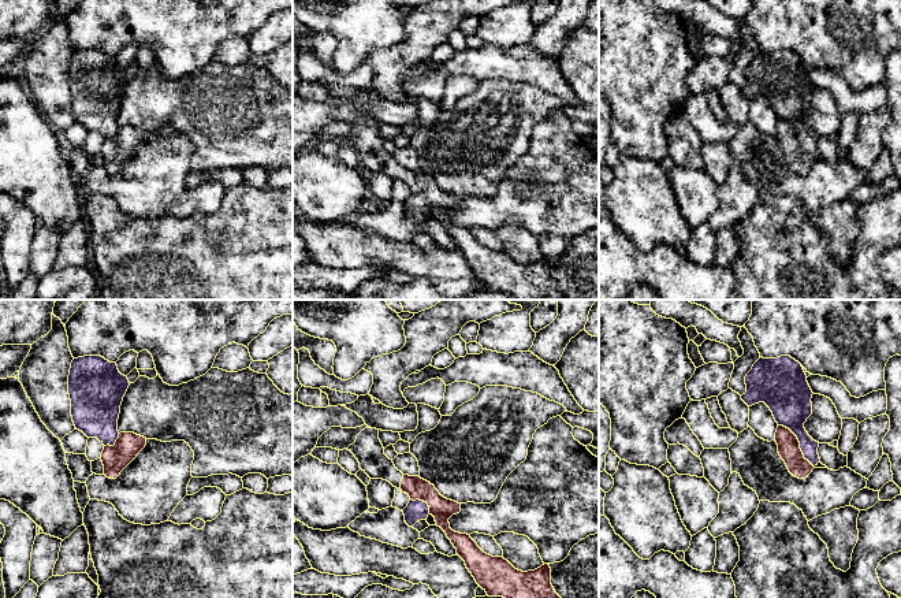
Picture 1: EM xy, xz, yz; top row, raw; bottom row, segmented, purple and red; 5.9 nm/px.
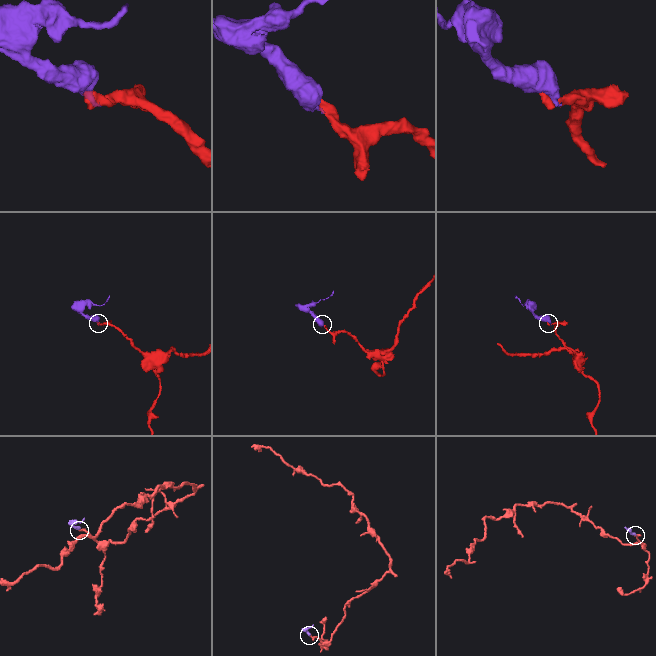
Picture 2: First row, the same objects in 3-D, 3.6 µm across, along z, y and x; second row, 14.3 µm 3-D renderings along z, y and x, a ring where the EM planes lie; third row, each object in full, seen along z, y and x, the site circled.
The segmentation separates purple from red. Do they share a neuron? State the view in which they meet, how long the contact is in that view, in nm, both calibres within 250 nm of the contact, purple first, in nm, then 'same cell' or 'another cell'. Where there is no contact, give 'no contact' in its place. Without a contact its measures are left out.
yz | 340 nm | 240/130 nm | another cell

